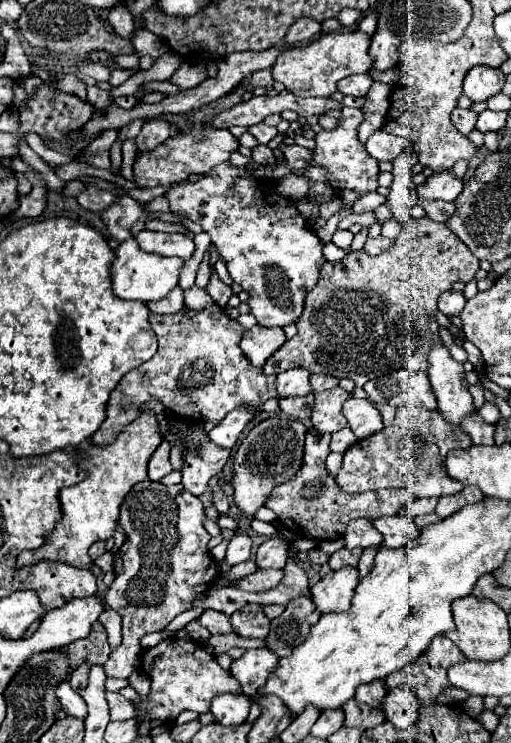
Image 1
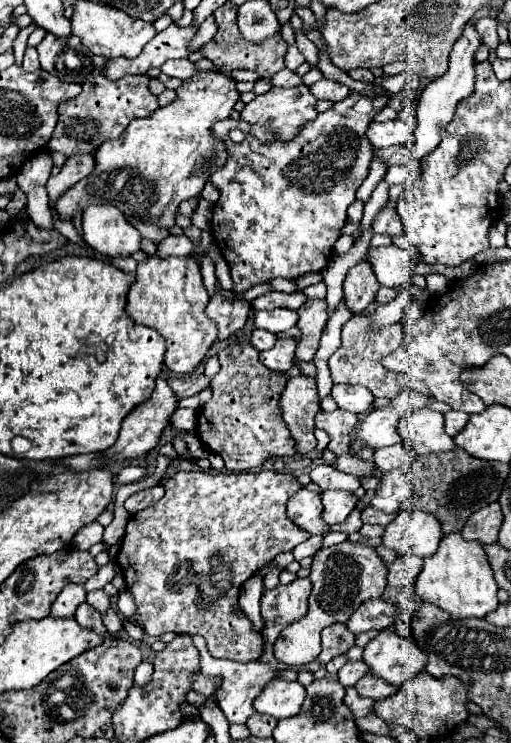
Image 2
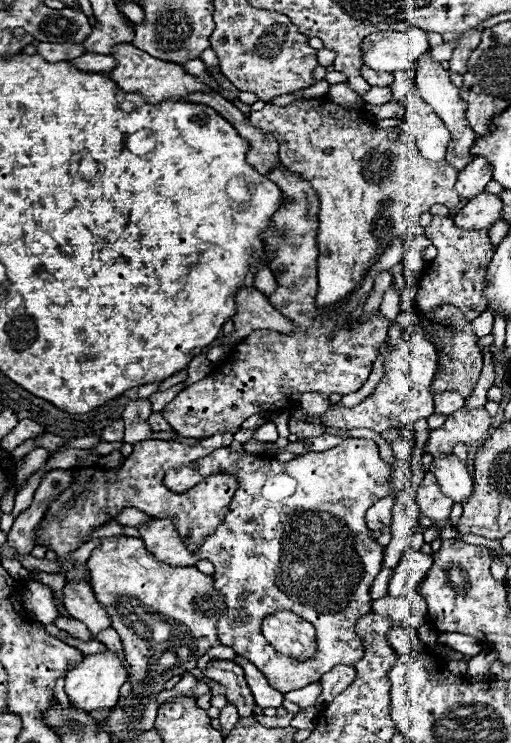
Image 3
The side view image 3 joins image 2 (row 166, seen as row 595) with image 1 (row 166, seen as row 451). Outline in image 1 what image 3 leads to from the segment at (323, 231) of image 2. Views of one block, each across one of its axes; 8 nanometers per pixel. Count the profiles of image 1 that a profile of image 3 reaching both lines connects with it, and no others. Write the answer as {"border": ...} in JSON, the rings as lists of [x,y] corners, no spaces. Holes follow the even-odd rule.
{"border":[[[344,108],[342,110],[342,118],[336,130],[322,130],[316,134],[316,148],[314,148],[314,158],[312,164],[320,164],[326,166],[330,170],[330,185],[336,190],[350,188],[358,190],[360,194],[364,192],[374,192],[378,188],[378,160],[374,160],[366,148],[358,142],[356,134],[358,134],[358,124],[362,124],[362,120],[366,118],[362,108]],[[222,162],[202,180],[170,188],[166,198],[170,202],[170,212],[184,214],[210,234],[212,244],[226,262],[232,280],[240,282],[240,286],[250,294],[250,312],[256,316],[258,324],[282,328],[286,324],[294,324],[300,318],[306,294],[314,288],[320,266],[326,262],[326,258],[322,254],[322,240],[316,236],[316,232],[312,232],[310,222],[298,214],[296,202],[278,196],[274,188],[276,186],[272,182],[256,180],[254,176],[246,174],[244,168],[234,168],[230,162]]]}

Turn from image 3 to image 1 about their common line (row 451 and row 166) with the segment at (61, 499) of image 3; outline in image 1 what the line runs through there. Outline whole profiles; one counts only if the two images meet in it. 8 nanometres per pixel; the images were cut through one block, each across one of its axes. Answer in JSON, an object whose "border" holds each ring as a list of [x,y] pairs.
{"border":[[[196,124],[190,134],[178,134],[162,148],[154,148],[150,156],[138,156],[134,162],[134,180],[140,186],[152,188],[160,184],[172,184],[184,180],[188,174],[198,172],[198,174],[208,174],[214,166],[226,162],[230,158],[230,152],[238,148],[238,138],[234,138],[228,130],[216,130],[210,128],[208,124]]]}

